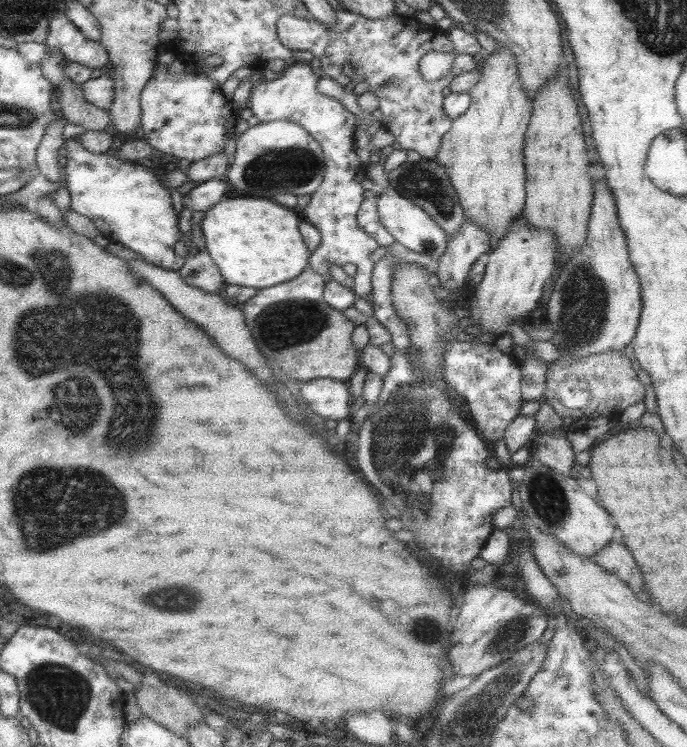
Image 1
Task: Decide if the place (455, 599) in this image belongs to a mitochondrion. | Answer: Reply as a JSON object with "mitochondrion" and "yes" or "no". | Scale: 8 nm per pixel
{"mitochondrion":"no"}

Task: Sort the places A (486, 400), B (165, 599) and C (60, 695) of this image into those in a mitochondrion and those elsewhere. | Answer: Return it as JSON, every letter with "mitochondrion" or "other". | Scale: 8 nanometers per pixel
{"A":"other","B":"mitochondrion","C":"mitochondrion"}

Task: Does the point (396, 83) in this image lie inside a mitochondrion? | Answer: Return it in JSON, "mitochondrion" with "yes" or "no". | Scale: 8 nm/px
{"mitochondrion":"yes"}

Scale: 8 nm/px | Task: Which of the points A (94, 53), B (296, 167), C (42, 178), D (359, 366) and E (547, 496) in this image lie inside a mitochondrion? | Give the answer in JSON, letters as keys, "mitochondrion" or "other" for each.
{"A":"other","B":"mitochondrion","C":"other","D":"other","E":"mitochondrion"}

